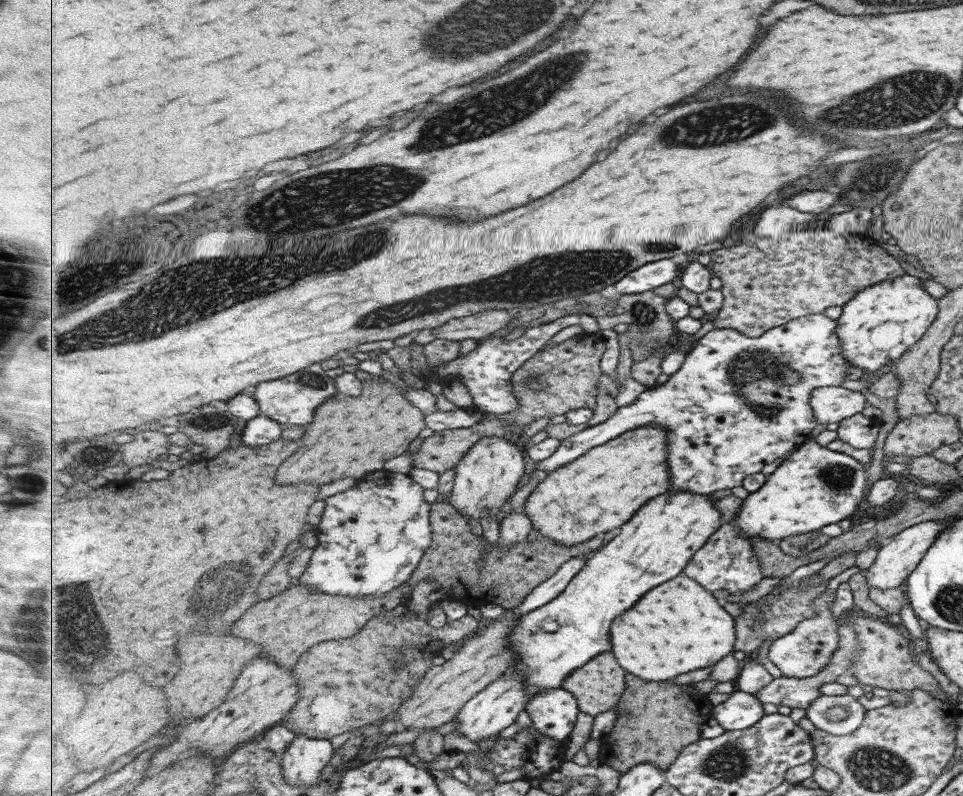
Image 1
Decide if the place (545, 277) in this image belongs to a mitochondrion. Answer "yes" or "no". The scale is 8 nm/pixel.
yes

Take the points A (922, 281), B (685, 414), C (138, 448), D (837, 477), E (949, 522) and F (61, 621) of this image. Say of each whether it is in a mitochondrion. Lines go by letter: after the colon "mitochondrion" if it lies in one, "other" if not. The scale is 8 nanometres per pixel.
A: other
B: other
C: other
D: mitochondrion
E: other
F: mitochondrion

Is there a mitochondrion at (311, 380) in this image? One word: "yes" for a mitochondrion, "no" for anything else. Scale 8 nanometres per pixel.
yes

